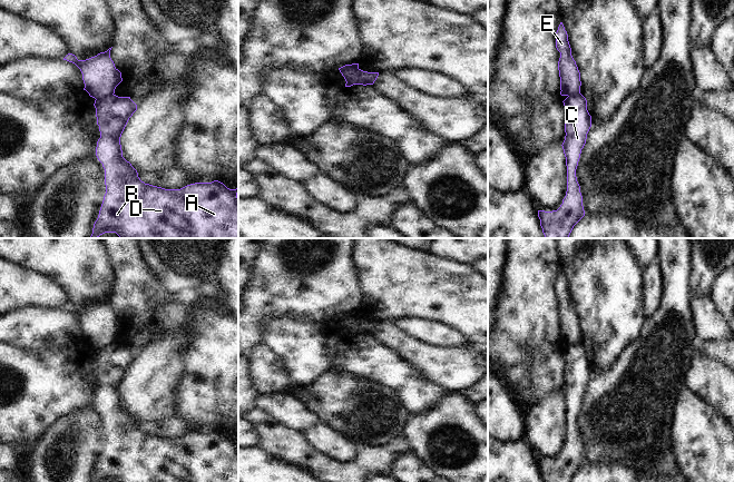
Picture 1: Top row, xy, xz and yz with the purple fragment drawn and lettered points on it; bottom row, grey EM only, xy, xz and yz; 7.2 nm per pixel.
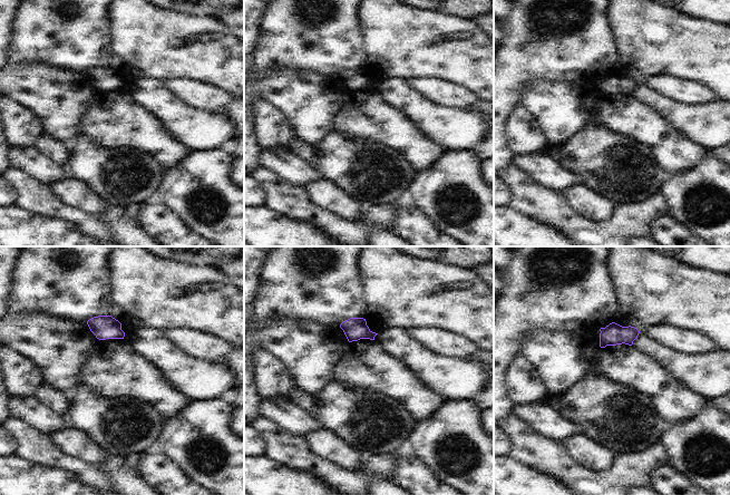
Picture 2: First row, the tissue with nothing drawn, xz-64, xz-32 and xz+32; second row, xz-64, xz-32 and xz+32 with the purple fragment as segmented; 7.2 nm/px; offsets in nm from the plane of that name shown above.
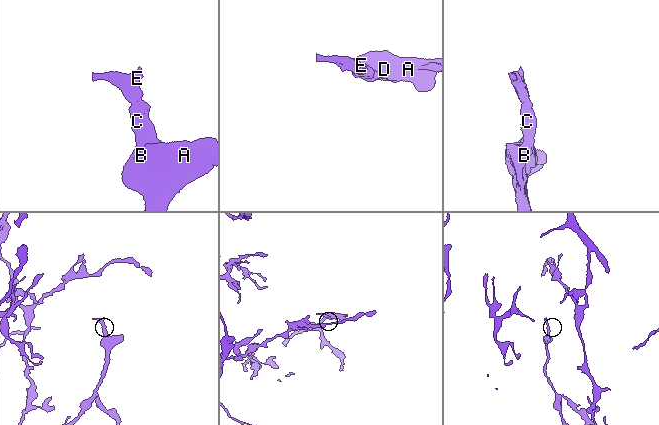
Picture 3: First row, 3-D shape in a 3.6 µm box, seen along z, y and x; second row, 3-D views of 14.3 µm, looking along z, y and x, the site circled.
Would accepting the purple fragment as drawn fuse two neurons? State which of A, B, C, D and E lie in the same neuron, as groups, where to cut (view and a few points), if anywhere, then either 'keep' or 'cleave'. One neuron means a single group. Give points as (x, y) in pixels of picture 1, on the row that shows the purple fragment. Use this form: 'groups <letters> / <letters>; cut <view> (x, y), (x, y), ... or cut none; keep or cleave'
groups A B C D / E; cut xy (113, 94), (96, 99); cleave

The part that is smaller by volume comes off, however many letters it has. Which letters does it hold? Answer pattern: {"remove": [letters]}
{"remove": ["E"]}

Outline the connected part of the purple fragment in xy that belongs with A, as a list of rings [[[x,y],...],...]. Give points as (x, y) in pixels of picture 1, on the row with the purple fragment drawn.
[[[111,95],[96,99],[94,106],[100,131],[96,156],[105,169],[106,194],[90,238],[98,238],[105,233],[116,233],[120,238],[238,238],[238,186],[229,189],[218,180],[195,183],[180,189],[165,189],[145,184],[138,177],[137,170],[123,157],[120,145],[121,134],[137,110],[137,105],[130,97]]]

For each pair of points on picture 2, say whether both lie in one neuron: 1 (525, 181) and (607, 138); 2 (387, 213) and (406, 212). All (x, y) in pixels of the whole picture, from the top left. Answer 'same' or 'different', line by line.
1: different
2: different

